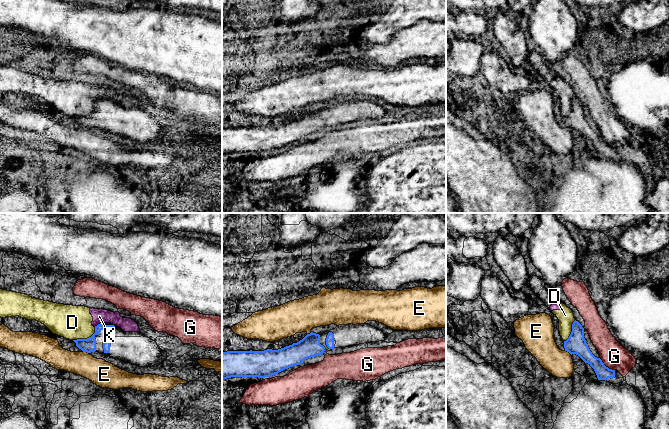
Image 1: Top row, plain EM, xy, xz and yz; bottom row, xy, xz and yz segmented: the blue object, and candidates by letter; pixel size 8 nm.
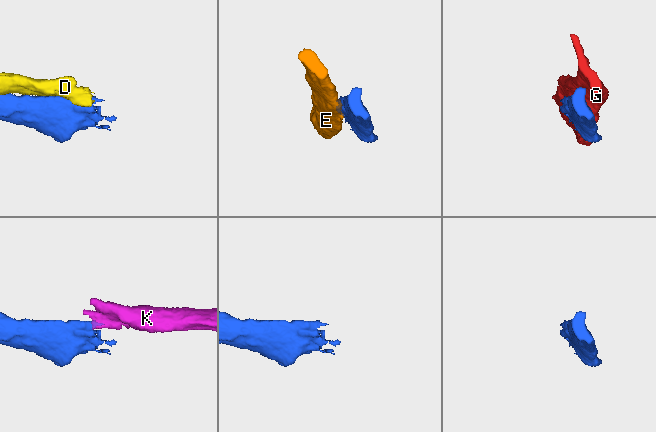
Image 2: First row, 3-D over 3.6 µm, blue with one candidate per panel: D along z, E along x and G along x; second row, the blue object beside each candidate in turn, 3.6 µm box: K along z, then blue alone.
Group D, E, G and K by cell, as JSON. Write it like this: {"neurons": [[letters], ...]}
{"neurons": [["D", "K"], ["E"], ["G"]]}

